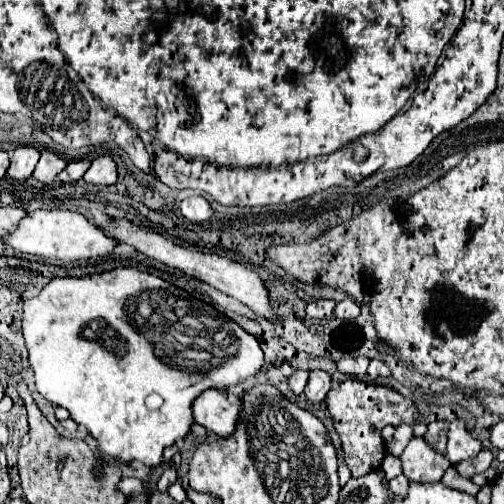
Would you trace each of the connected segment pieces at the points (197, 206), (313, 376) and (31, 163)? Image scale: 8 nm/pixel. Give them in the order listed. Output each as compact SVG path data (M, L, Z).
M189 197L185 201L181 201L179 205L179 211L185 219L193 221L193 223L201 223L201 221L207 221L213 213L209 201L205 197Z
M311 371L309 383L305 387L305 395L311 403L321 403L331 389L331 375L327 371Z
M29 145L17 147L13 151L13 157L11 157L11 165L7 169L7 175L9 177L17 177L17 181L23 181L23 179L31 177L37 161L39 161L39 151L37 149L33 149Z

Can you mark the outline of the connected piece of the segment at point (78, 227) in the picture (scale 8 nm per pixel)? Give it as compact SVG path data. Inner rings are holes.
M37 209L27 213L17 229L13 233L7 233L1 237L1 243L15 249L17 253L27 253L27 255L37 255L45 257L51 261L61 261L61 263L75 263L75 261L97 261L107 257L113 247L117 245L113 239L105 237L105 233L91 221L87 221L83 215L73 213L73 211L47 211L47 209Z

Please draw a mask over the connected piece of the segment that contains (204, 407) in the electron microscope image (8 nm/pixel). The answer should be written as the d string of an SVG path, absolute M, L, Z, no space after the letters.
M207 389L193 401L193 419L207 431L229 437L231 429L235 429L237 407L229 403L225 391Z

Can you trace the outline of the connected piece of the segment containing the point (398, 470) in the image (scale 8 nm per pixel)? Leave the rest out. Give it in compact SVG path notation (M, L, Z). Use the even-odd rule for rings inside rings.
M387 455L382 463L381 469L385 473L385 482L389 483L402 473L401 461L398 457Z

